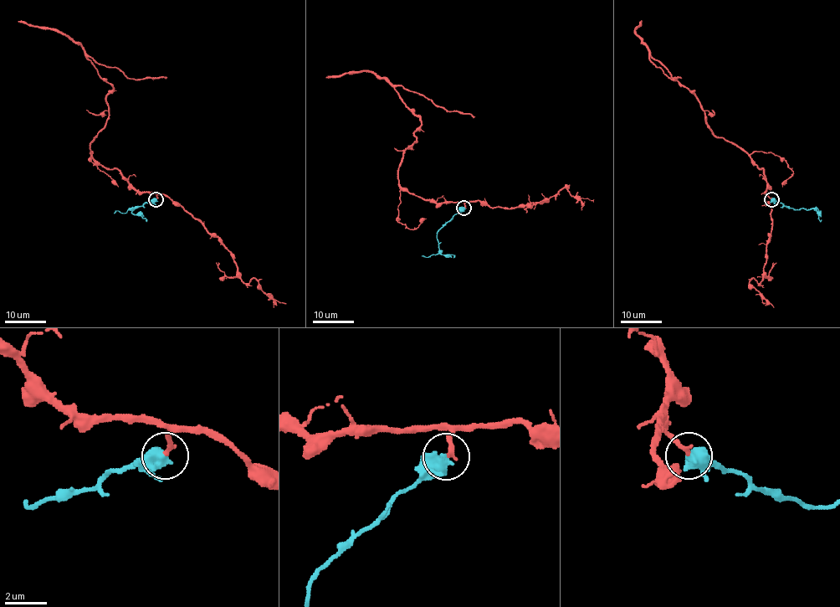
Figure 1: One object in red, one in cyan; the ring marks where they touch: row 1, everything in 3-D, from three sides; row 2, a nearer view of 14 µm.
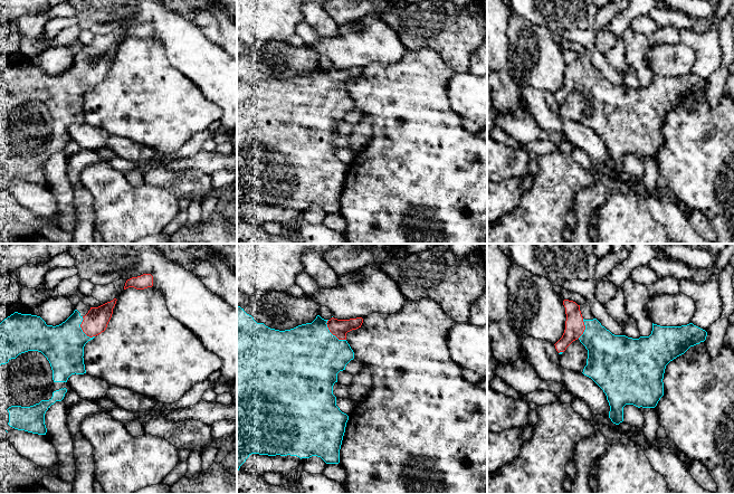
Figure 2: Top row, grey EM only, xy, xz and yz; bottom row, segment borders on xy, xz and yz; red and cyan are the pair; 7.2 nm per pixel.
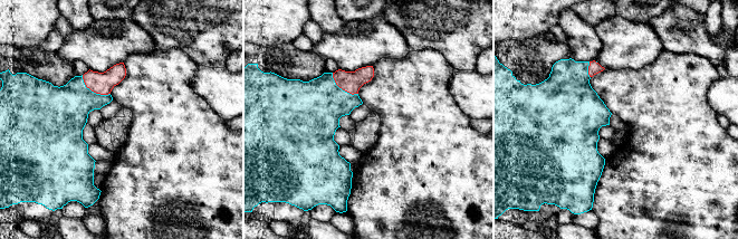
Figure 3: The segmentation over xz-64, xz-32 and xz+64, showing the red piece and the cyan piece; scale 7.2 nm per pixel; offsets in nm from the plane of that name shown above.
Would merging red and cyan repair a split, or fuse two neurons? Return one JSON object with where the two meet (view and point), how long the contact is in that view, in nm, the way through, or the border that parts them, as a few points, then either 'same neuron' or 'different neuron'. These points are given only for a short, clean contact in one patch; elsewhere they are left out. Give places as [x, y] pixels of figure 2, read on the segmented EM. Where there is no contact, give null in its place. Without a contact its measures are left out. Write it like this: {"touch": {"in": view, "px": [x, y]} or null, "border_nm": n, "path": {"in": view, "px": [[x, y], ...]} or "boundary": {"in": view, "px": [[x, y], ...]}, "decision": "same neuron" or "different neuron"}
{"touch": {"in": "xz", "px": [332, 333]}, "border_nm": 200, "path": {"in": "xz", "px": [[339, 328], [332, 333], [307, 358]]}, "decision": "same neuron"}

